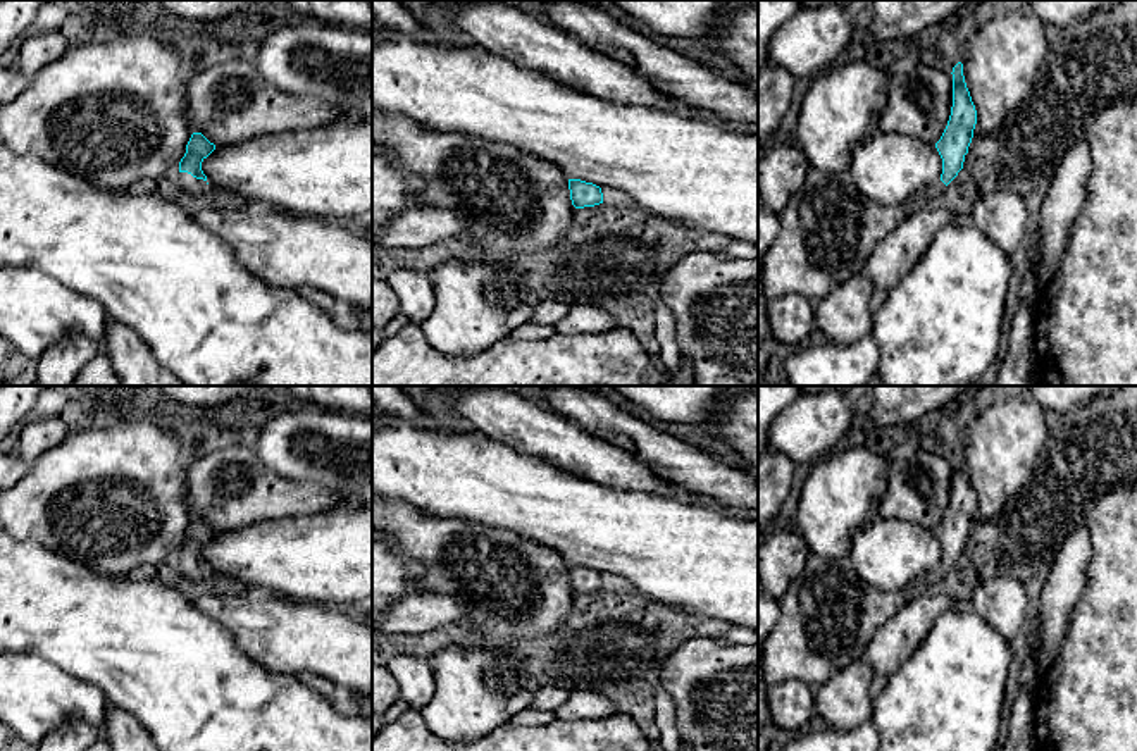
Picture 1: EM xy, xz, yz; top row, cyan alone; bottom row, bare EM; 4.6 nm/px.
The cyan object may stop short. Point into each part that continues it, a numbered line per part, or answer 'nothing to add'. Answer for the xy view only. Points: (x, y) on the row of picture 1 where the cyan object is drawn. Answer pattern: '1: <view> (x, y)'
1: xy (186, 181)

